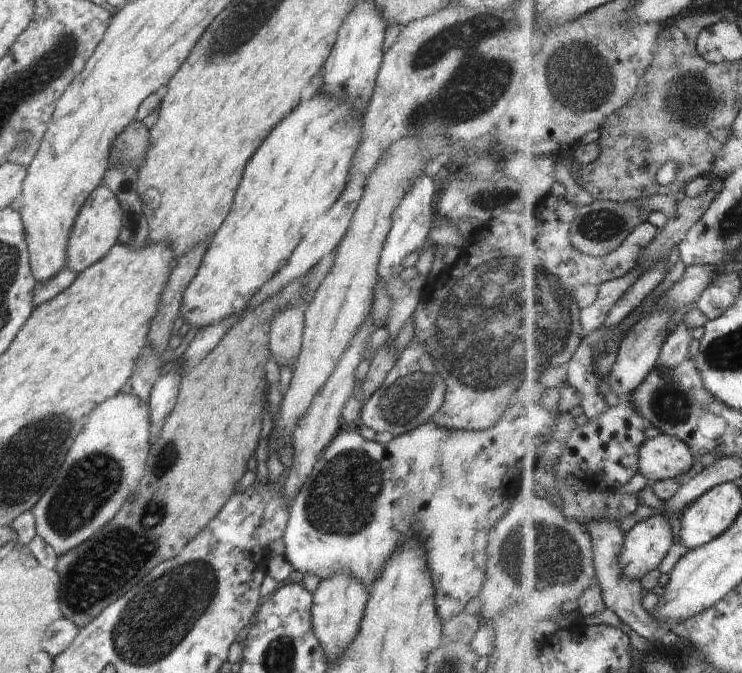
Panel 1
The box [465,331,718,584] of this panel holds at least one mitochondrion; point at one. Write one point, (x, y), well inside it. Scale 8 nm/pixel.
(671, 403)

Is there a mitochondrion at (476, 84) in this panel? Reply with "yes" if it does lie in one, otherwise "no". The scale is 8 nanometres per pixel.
yes

